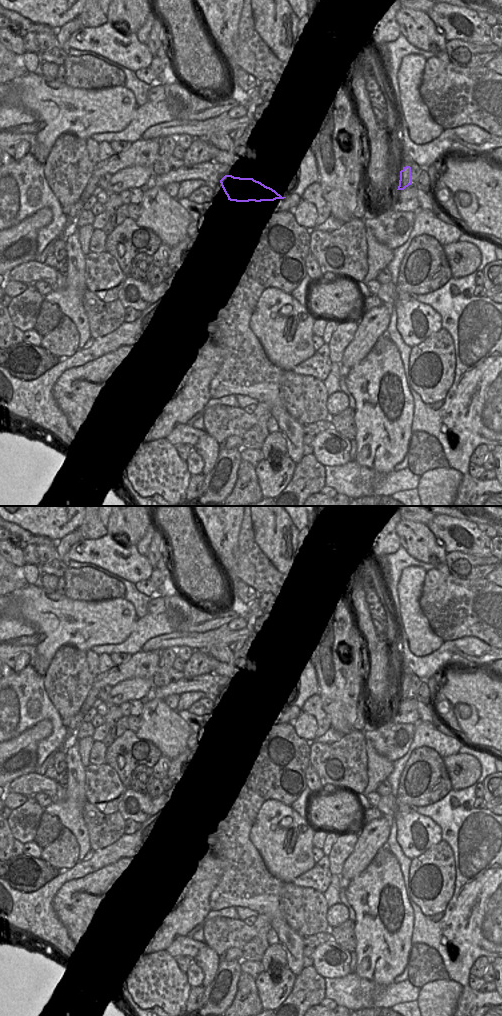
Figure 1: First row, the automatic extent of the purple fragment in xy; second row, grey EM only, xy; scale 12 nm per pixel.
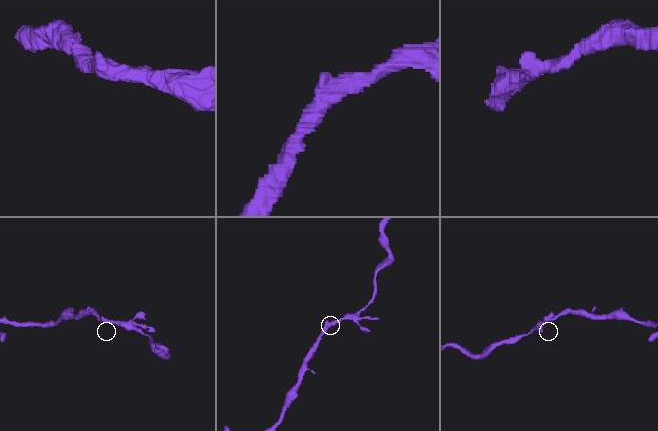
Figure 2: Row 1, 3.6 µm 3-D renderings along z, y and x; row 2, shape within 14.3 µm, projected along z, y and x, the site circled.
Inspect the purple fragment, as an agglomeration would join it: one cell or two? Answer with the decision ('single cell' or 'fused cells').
single cell

